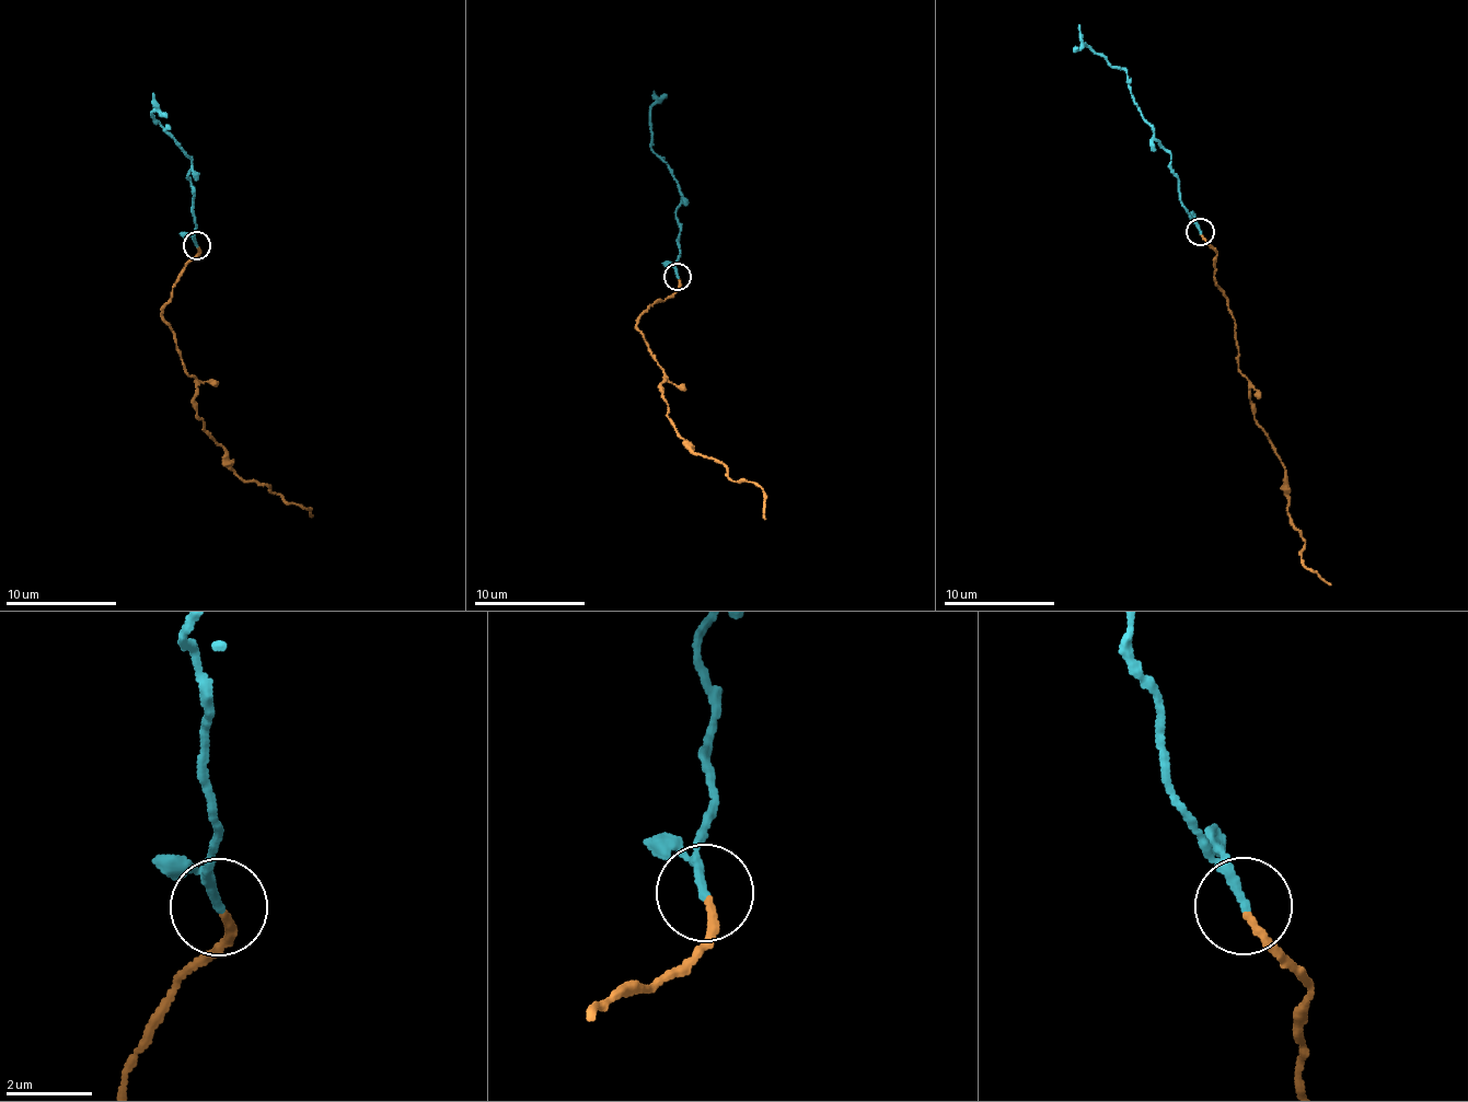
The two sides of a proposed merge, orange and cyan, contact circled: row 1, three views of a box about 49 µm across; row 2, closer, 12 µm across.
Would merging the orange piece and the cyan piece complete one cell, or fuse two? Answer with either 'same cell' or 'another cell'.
another cell

